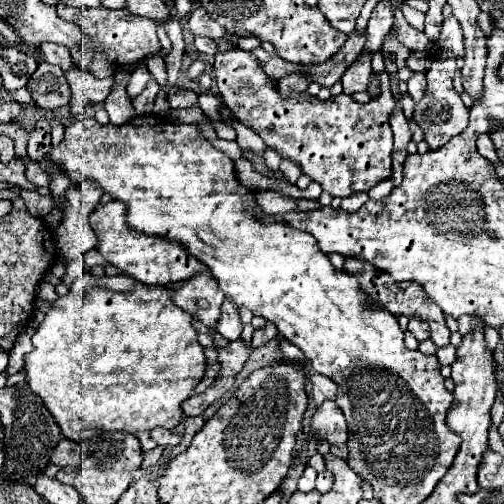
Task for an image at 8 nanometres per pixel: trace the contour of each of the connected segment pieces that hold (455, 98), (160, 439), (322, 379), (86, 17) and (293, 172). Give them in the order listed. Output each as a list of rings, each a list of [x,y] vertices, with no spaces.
[[[435,54],[431,68],[425,72],[427,74],[427,90],[425,90],[423,100],[415,106],[413,120],[425,132],[425,142],[429,144],[431,150],[437,150],[445,142],[449,142],[453,136],[457,136],[459,132],[463,132],[467,128],[467,124],[469,124],[469,108],[463,104],[461,96],[453,88],[455,70],[457,70],[455,60],[441,58],[439,54]]]
[[[155,428],[155,430],[151,430],[149,434],[151,434],[151,438],[153,438],[157,444],[175,446],[175,444],[181,442],[181,434],[175,434],[175,432],[167,430],[167,428]]]
[[[313,374],[313,376],[311,376],[311,382],[313,382],[311,398],[313,398],[315,406],[323,404],[325,400],[333,400],[333,398],[335,398],[337,386],[335,386],[333,380],[329,380],[327,376],[321,376],[321,374]]]
[[[65,4],[57,6],[57,14],[67,20],[77,24],[85,38],[83,44],[79,44],[70,49],[70,55],[74,66],[81,69],[88,64],[96,55],[105,55],[107,60],[111,60],[115,66],[125,66],[139,62],[147,58],[149,54],[155,54],[161,50],[159,38],[157,38],[157,24],[153,20],[141,18],[141,16],[131,16],[127,10],[109,10],[109,8],[71,8]]]
[[[281,160],[281,166],[279,166],[279,170],[285,174],[285,178],[291,182],[291,184],[295,184],[297,182],[297,178],[301,176],[301,168],[295,164],[295,162],[291,162],[291,160]]]

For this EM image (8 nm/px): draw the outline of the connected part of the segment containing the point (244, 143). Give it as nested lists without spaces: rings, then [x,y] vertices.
[[[235,124],[235,132],[237,132],[235,142],[239,144],[241,152],[253,152],[253,154],[259,154],[259,156],[265,154],[267,146],[261,142],[261,138],[251,128],[247,128],[245,124]]]

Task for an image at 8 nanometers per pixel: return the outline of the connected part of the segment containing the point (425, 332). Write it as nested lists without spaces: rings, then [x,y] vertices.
[[[409,316],[409,332],[417,340],[427,340],[429,338],[429,326],[425,320],[419,320],[419,316]]]

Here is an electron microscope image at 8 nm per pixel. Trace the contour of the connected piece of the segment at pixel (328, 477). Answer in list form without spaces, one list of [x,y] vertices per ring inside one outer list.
[[[329,470],[321,472],[321,474],[317,476],[317,490],[319,490],[321,494],[323,494],[323,492],[329,492],[331,486],[333,486],[333,480],[335,480],[335,476],[333,476]]]

